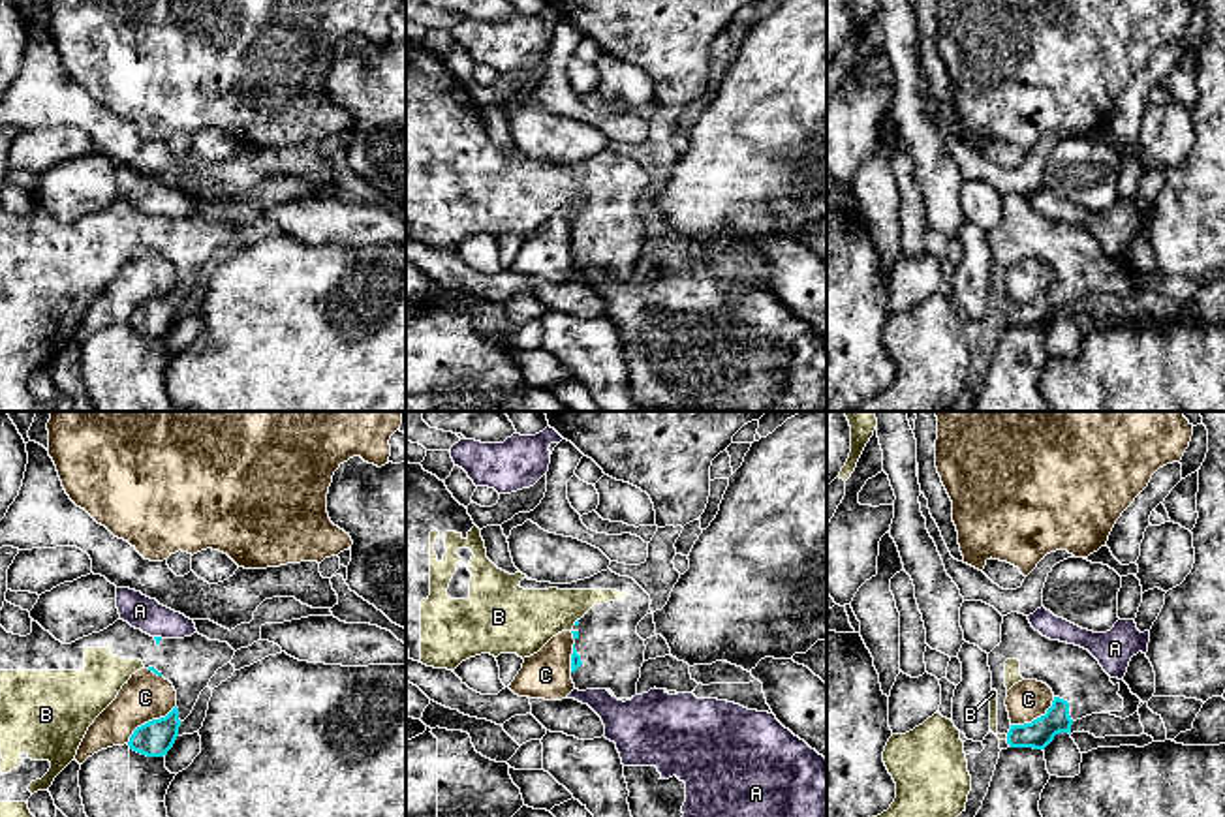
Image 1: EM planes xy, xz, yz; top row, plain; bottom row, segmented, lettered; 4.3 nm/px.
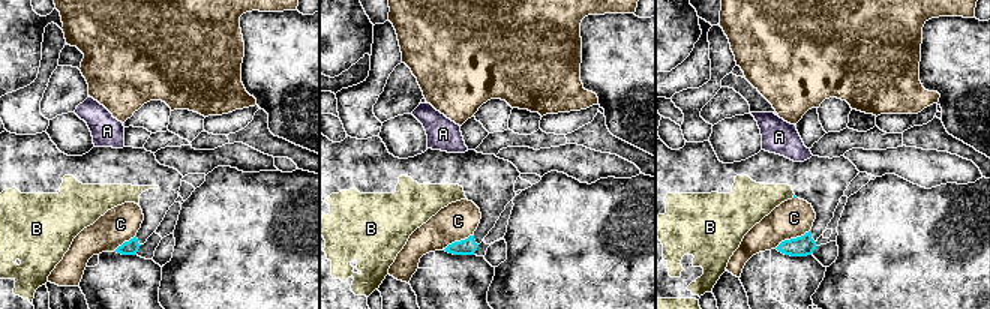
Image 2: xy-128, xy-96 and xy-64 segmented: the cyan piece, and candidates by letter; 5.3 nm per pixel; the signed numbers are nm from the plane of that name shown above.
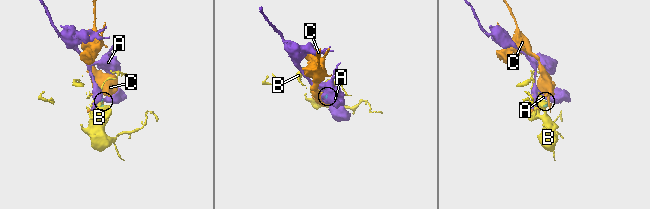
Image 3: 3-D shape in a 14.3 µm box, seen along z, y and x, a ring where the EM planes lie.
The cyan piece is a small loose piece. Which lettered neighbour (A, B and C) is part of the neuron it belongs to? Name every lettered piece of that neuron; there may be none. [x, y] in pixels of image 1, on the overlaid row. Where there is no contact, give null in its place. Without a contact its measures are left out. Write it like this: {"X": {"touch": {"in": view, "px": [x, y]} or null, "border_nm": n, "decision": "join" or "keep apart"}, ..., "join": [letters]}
{"A": {"touch": {"in": "xy", "px": [158, 637]}, "border_nm": 40, "decision": "keep apart"}, "B": {"touch": {"in": "yz", "px": [1007, 737]}, "border_nm": 30, "decision": "join"}, "C": {"touch": {"in": "xy", "px": [149, 722]}, "border_nm": 280, "decision": "keep apart"}, "join": ["B"]}

